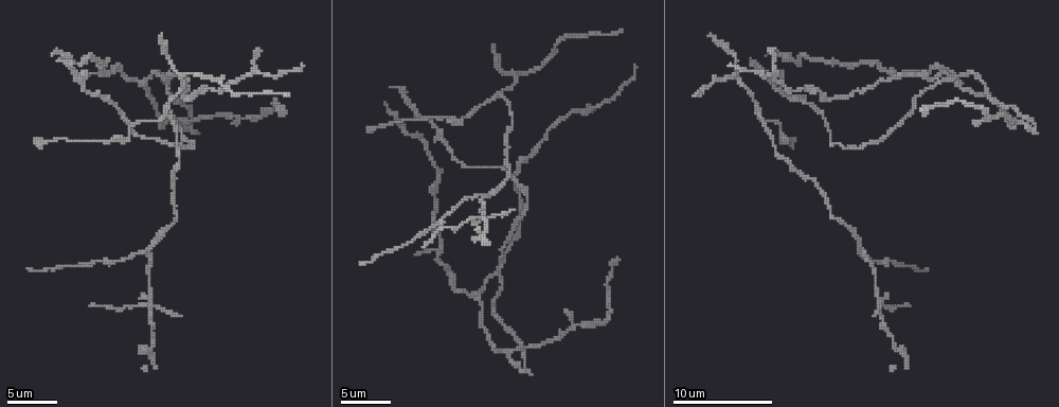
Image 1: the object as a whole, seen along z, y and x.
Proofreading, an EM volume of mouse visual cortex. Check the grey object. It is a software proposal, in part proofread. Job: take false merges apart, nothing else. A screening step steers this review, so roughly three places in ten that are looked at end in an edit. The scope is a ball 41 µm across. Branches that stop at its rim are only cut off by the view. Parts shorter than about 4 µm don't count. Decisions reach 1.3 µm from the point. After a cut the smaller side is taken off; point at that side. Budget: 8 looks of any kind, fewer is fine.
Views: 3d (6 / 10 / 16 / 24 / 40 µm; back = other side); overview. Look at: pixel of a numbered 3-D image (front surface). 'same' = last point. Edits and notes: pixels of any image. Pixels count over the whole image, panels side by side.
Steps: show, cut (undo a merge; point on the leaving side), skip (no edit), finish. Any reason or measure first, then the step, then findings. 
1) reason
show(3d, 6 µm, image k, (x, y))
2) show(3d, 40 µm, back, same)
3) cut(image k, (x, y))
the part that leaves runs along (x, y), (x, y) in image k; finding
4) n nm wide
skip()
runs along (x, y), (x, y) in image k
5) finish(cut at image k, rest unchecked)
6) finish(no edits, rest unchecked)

two arms in line, one across
show(3d, 6 µm, image 1, (109, 98))

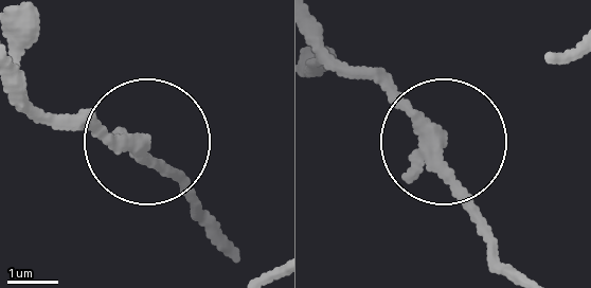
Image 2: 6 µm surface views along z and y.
show(3d, 6 µm, back, image 2, (137, 148))

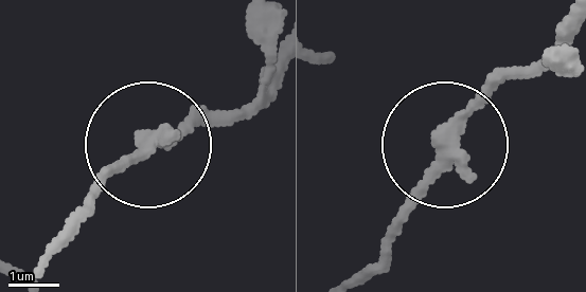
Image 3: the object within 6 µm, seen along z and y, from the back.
side arm 9 µm
skip()
runs along (359, 274), (460, 123), (557, 38) in image 3; continuous, no second cell

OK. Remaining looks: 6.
four-way junction
show(3d, 10 µm, image 1, (932, 80))

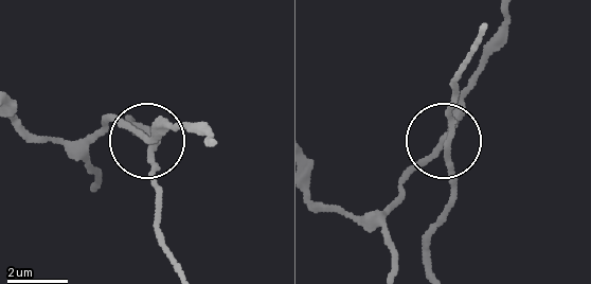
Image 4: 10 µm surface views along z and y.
closer look
show(3d, 6 µm, image 4, (439, 142))

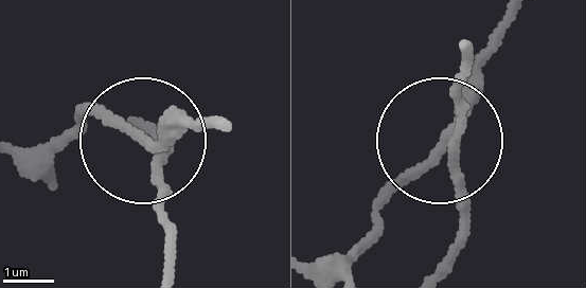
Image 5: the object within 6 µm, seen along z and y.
side arm 31 µm
skip()
runs along (170, 267), (144, 145), (157, 128), (203, 128) in image 5; all the same cell

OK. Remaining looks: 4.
three-way junction
show(3d, 10 µm, image 1, (500, 95))

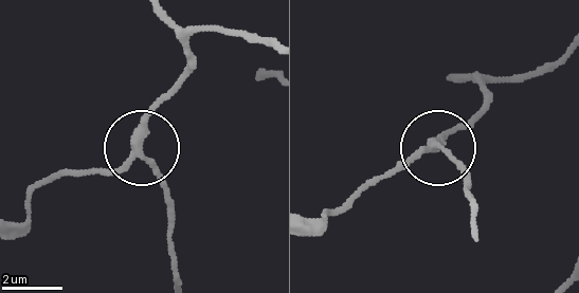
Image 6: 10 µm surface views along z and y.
260 nm wide
skip()
one cell here

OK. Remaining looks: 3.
a fork
show(3d, 10 µm, image 1, (514, 71))

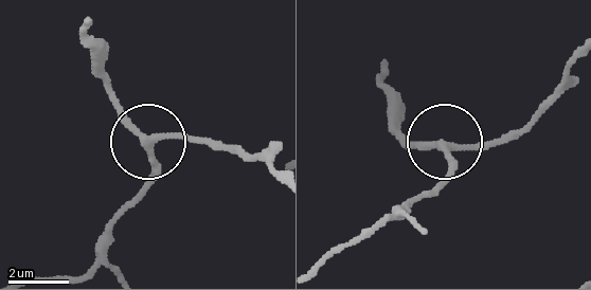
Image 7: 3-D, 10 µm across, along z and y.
closer look
show(3d, 6 µm, image 7, (445, 147))

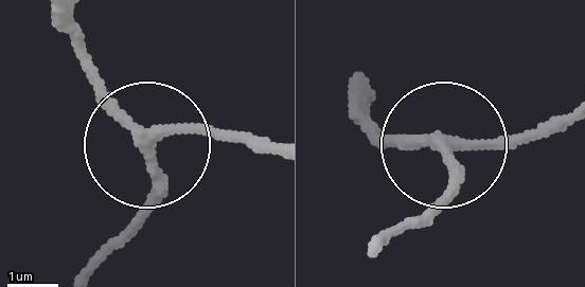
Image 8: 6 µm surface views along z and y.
220 nm wide
skip()
one cell here

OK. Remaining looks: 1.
finish(no edits, rest unchecked)

